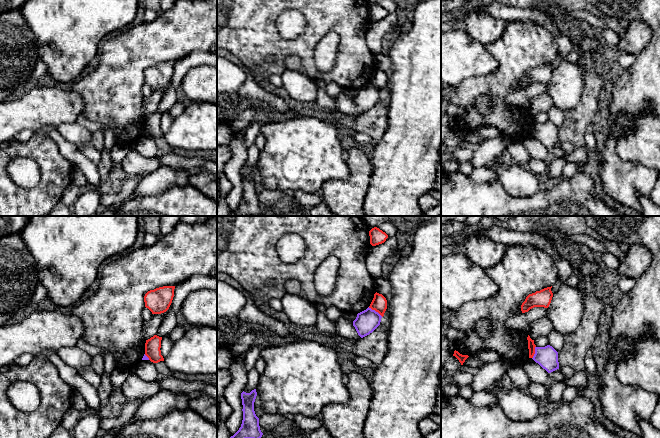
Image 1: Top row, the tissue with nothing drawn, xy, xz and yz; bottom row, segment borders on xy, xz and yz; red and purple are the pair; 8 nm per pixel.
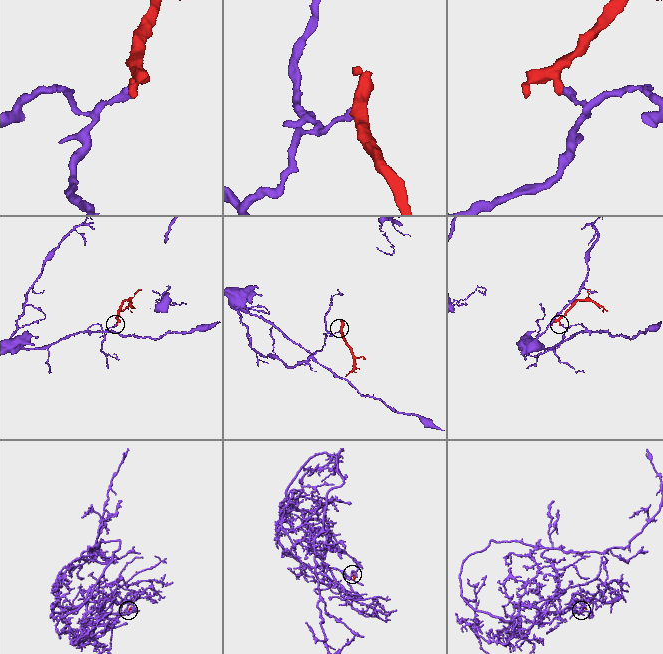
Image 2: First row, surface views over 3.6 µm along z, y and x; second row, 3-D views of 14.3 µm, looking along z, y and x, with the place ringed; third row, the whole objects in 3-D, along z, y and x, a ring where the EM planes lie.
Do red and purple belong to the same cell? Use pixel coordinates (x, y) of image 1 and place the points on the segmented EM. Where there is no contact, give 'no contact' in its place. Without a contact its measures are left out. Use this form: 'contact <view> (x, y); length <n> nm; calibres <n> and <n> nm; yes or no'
contact xz (375, 310); length 140 nm; calibres 130 and 180 nm; no

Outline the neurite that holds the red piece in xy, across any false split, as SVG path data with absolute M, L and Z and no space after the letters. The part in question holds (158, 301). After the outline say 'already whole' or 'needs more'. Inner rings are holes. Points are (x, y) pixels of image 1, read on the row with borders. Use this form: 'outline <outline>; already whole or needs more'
outline M163 286L148 291L144 296L145 307L152 314L161 314L166 312L173 300L175 286Z; already whole

